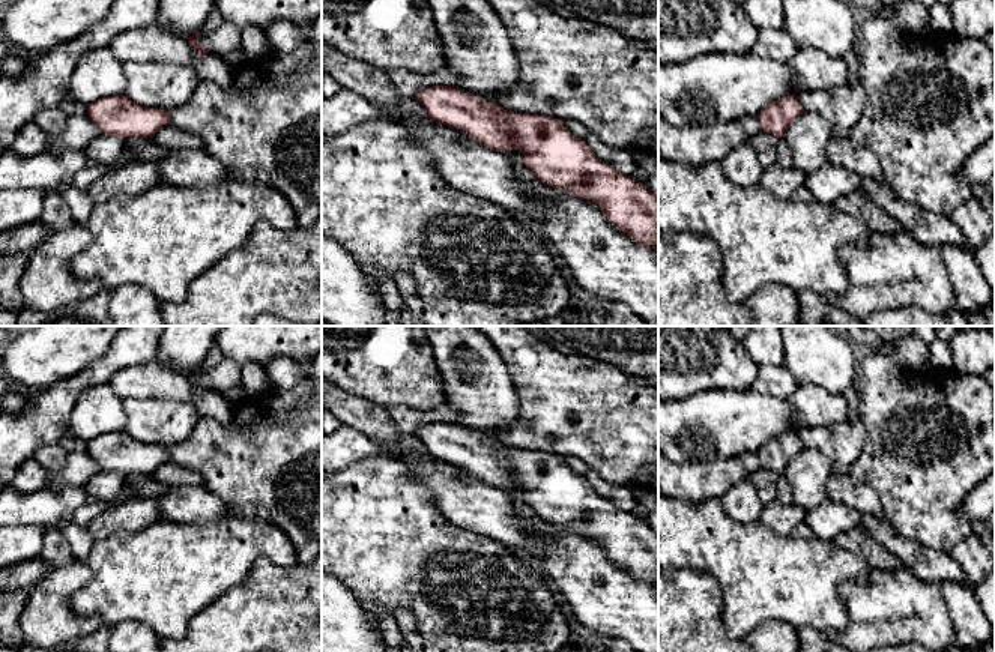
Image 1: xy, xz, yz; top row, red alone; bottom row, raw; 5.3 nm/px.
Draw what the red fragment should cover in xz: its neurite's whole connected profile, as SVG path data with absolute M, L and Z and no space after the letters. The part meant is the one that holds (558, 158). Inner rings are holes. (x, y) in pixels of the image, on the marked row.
M457 86L425 87L415 95L415 99L424 107L427 117L436 123L457 129L501 153L520 150L523 164L540 182L600 207L618 230L655 251L658 192L601 161L583 138L577 138L565 128L564 120L508 111Z

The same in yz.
M797 95L783 96L779 101L770 102L756 116L762 132L771 134L776 138L785 138L789 126L806 113Z

